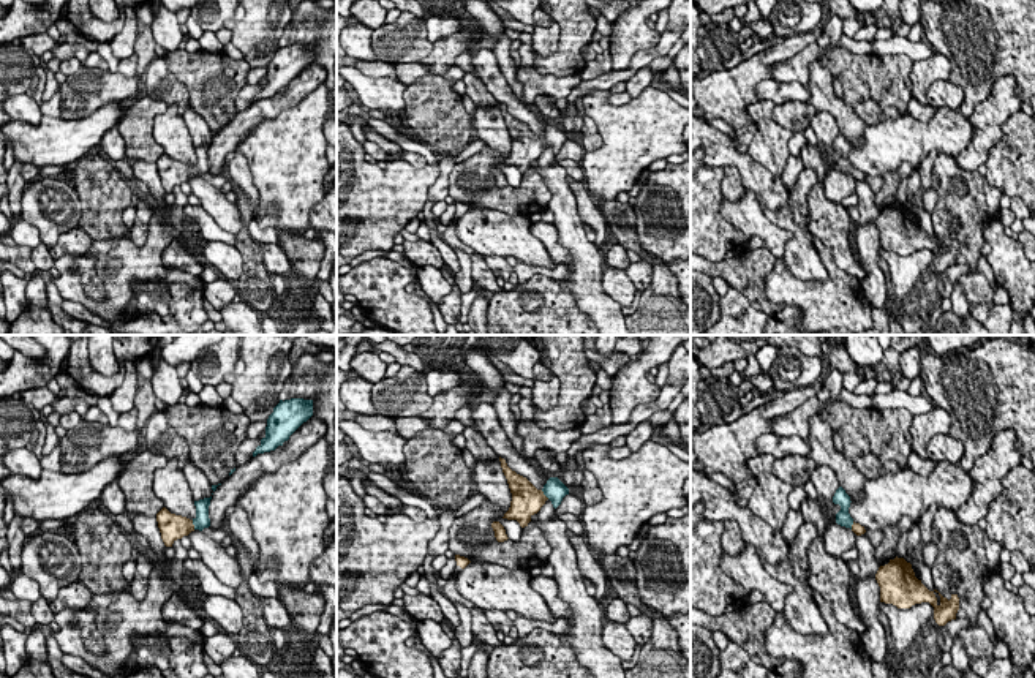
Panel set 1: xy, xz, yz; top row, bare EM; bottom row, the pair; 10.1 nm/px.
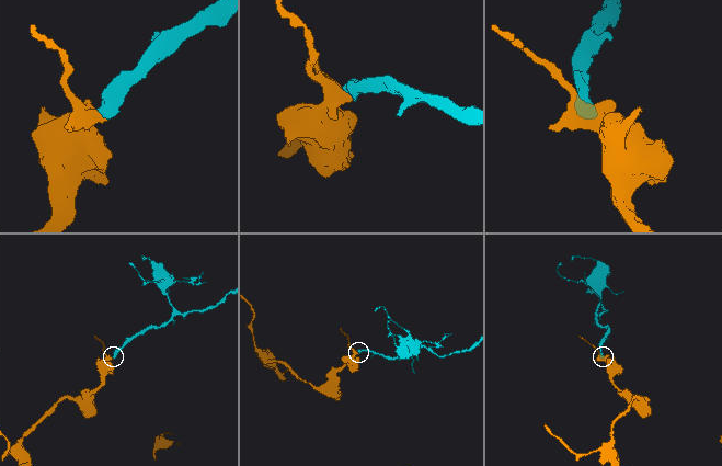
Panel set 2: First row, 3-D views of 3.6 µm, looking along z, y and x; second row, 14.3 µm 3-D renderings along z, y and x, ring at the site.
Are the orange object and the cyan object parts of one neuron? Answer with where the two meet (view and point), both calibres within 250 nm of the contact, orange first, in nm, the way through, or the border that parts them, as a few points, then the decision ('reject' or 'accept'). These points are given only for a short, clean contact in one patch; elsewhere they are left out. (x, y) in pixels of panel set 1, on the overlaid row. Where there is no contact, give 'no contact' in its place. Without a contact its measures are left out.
meets orange in xy at (193, 525); 260 nm thick on the orange side, 140 nm on the other; runs through xy (173, 527), (193, 525), (201, 520); accept

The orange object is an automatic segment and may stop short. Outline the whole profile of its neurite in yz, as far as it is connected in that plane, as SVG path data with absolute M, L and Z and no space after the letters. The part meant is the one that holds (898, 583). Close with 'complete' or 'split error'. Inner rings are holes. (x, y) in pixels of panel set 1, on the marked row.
M904 558L890 559L888 564L880 566L875 580L880 586L880 602L893 604L898 608L910 608L915 604L929 602L934 607L934 620L939 626L956 620L959 610L958 594L951 594L948 601L939 593L929 591L921 580L915 577L912 564Z; complete

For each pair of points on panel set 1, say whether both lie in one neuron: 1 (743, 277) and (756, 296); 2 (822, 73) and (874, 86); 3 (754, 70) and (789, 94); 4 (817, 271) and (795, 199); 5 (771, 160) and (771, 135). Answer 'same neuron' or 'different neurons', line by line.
1: same neuron
2: different neurons
3: different neurons
4: different neurons
5: same neuron

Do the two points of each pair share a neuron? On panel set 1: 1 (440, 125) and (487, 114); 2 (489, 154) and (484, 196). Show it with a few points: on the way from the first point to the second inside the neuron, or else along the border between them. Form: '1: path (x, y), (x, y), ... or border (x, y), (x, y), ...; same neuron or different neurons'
1: border (471, 117), (474, 135); different neurons
2: path (481, 165), (479, 185); same neuron

